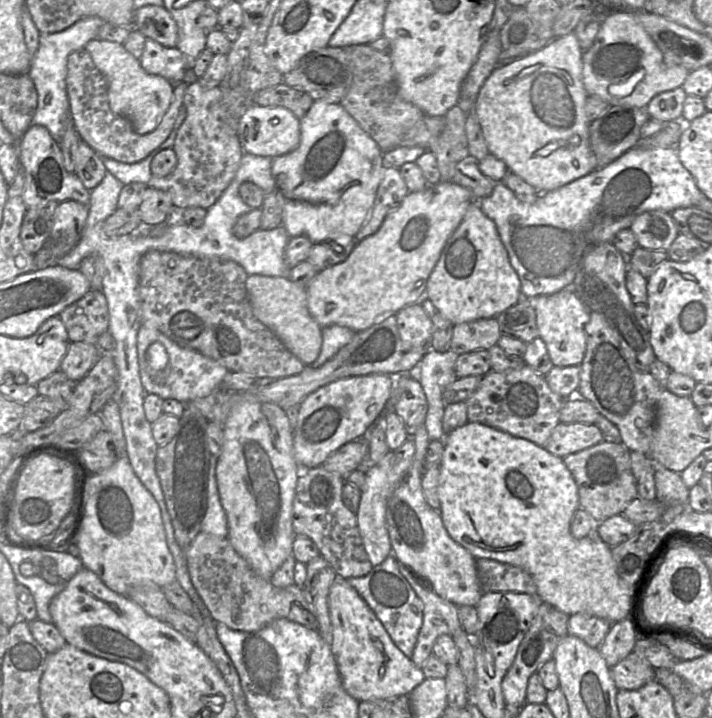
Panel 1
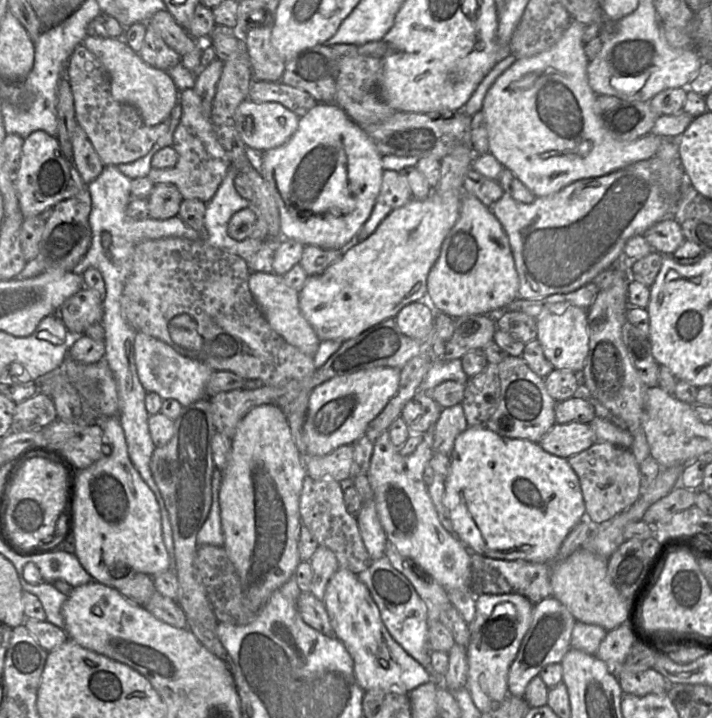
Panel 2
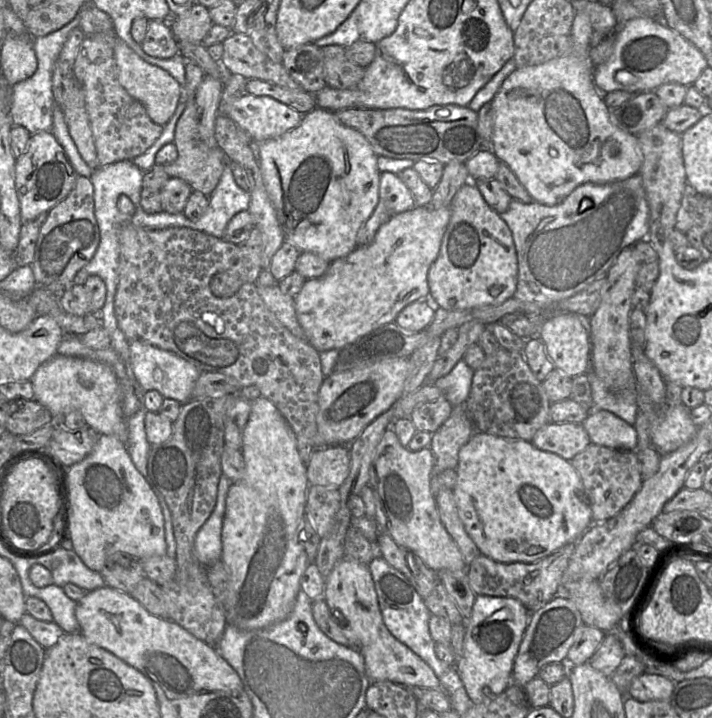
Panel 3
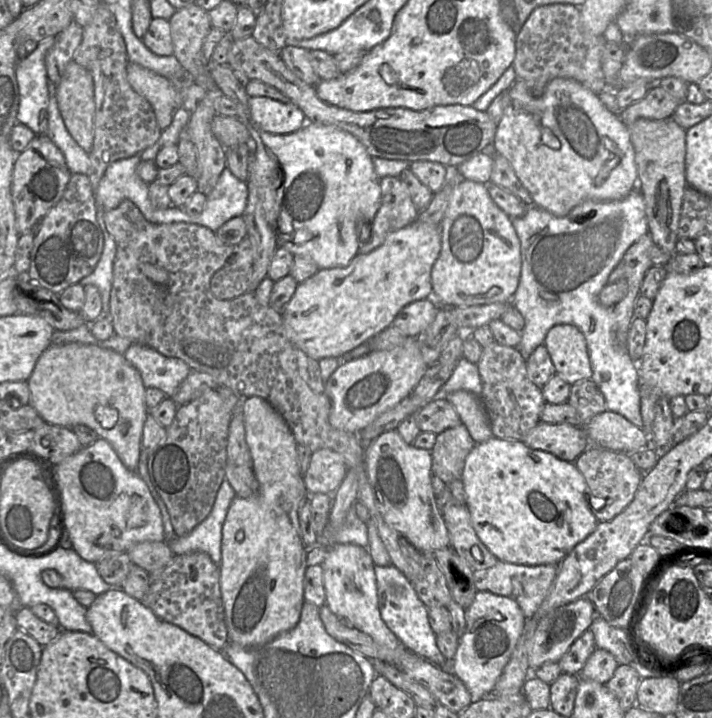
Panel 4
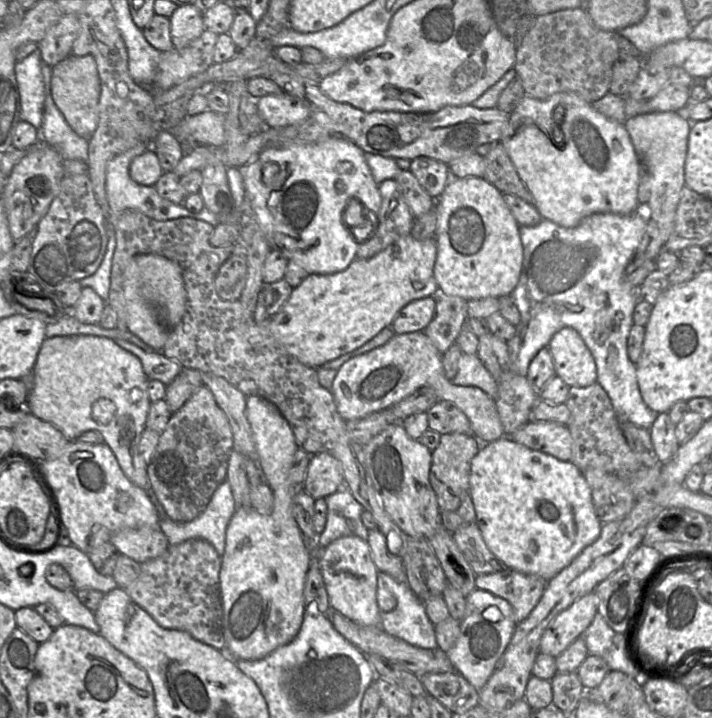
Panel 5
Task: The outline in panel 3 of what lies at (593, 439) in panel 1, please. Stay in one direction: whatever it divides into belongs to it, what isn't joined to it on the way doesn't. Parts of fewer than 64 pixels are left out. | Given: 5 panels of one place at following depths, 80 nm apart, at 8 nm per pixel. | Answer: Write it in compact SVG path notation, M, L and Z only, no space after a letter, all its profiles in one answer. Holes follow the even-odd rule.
M550 422L535 433L531 443L540 450L571 460L588 447L591 441L582 424Z

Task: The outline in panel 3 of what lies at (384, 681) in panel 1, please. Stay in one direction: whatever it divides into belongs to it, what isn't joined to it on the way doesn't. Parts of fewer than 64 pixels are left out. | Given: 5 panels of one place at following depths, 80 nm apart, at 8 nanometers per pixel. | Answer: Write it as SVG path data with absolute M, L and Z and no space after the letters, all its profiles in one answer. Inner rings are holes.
M343 558L325 578L323 598L343 633L359 645L357 650L363 656L370 683L391 681L407 688L442 689L432 668L398 641L385 626L368 565Z

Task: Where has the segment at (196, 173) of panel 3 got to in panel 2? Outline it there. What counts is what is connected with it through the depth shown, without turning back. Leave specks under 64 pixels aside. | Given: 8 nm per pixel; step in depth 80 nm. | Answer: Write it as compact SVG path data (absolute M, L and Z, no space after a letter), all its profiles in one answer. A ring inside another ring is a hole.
M191 88L182 91L179 102L182 105L182 115L172 145L177 152L178 161L170 168L152 168L148 177L155 185L174 184L184 200L198 199L208 203L214 197L232 163L214 133L210 117L205 116L195 90Z

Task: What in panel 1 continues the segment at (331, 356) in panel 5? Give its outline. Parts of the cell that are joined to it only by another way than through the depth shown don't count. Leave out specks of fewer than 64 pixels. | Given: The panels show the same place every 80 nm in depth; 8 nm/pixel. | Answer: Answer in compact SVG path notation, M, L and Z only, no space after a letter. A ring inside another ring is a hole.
M440 181L422 191L409 192L401 204L386 216L376 233L358 241L344 261L321 270L307 284L307 304L311 316L322 328L340 325L358 333L382 317L397 314L402 308L420 302L426 296L428 278L444 246L473 201L472 193L454 182Z

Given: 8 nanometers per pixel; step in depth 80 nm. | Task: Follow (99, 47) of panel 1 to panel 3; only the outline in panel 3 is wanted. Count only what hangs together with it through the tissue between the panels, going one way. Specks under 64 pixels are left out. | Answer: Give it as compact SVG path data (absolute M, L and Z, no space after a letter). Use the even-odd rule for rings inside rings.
M117 37L114 57L120 84L133 98L145 106L154 123L165 126L173 116L178 104L184 99L183 87L167 71L146 62Z

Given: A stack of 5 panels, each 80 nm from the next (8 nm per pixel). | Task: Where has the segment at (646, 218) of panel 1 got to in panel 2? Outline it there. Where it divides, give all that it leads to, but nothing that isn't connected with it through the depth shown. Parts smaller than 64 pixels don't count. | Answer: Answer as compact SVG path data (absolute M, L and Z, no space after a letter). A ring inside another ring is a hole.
M674 219L654 224L642 236L660 254L673 254L685 240L681 226Z

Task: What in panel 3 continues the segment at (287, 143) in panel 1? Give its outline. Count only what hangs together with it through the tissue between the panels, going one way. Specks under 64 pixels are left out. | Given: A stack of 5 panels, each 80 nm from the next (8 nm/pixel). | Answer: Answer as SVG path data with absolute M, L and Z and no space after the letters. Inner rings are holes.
M244 93L231 103L220 102L219 111L229 116L257 143L294 129L303 116L274 98L249 93Z

